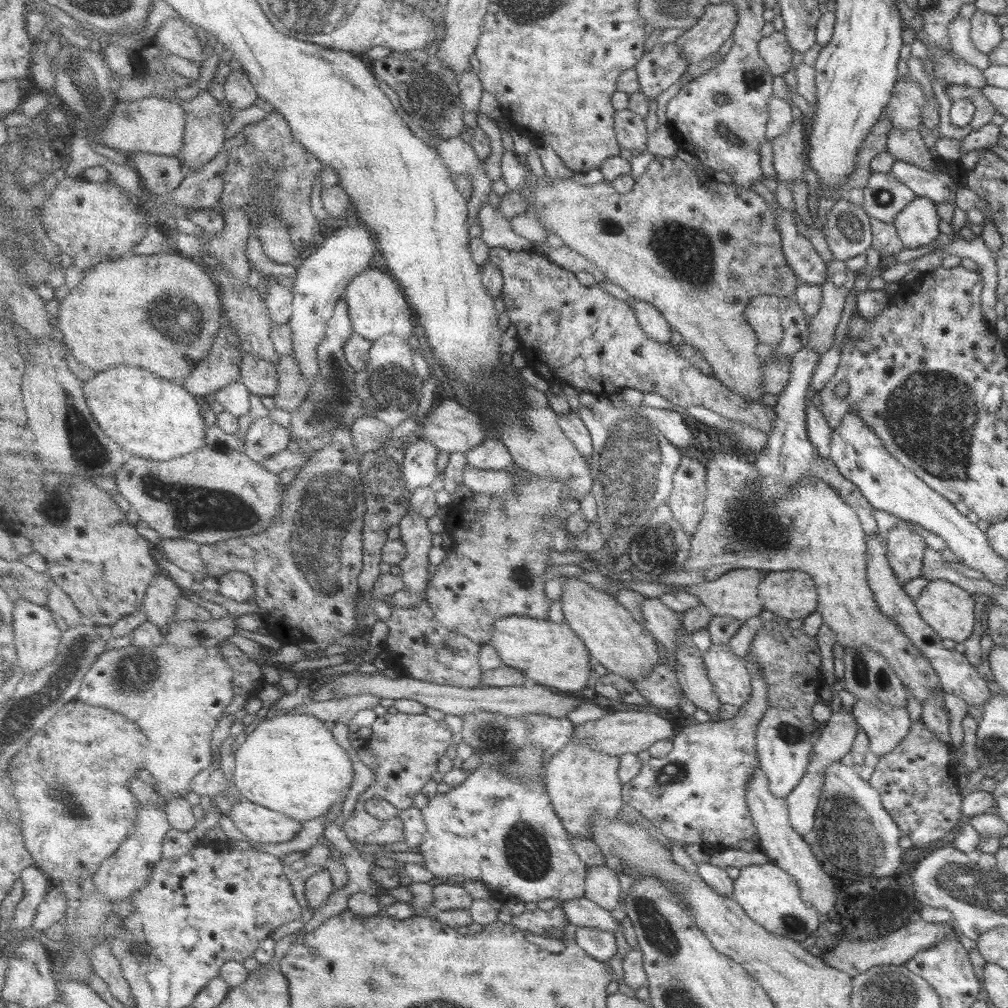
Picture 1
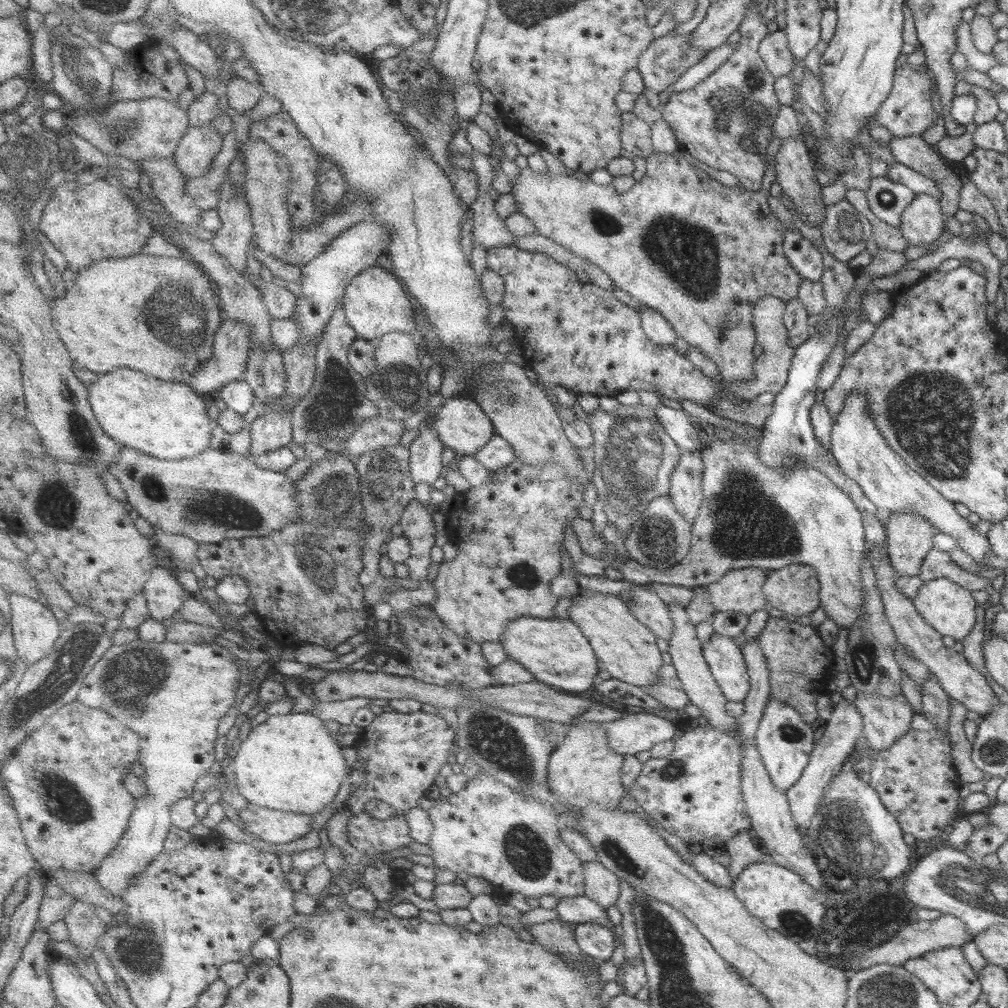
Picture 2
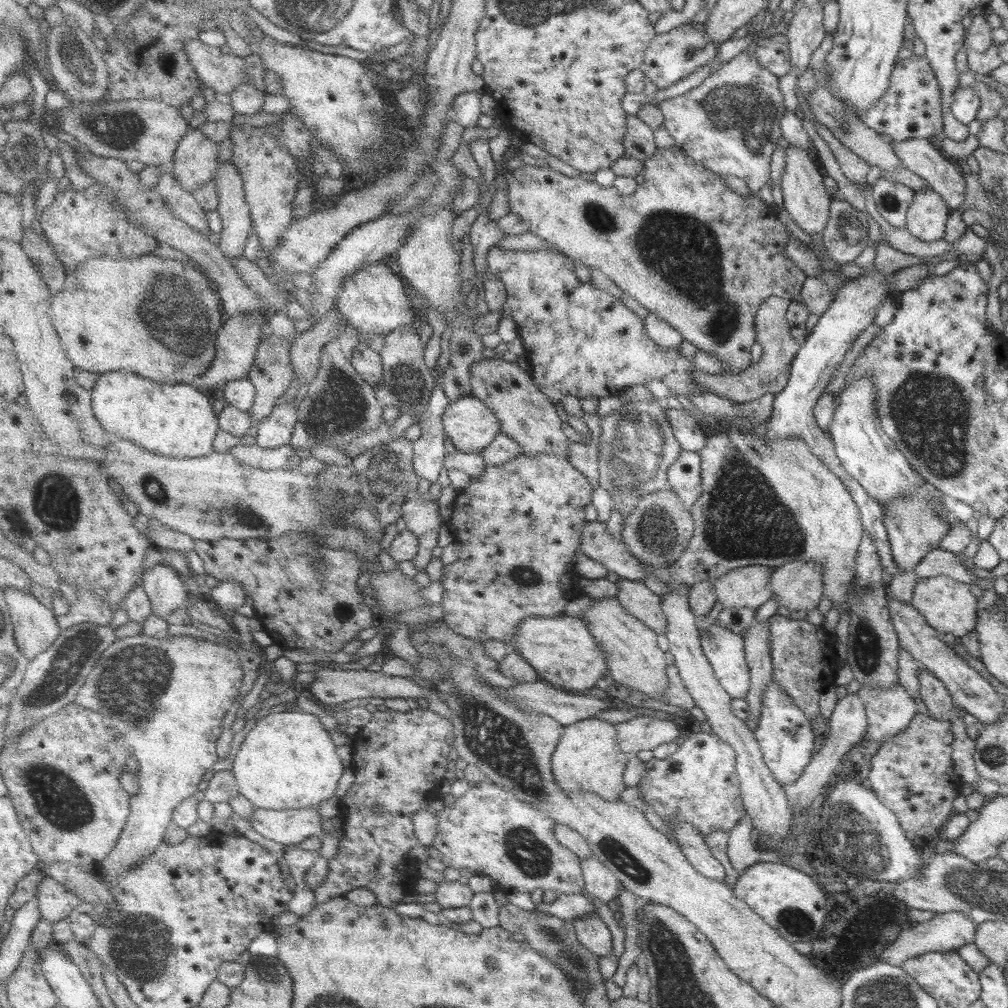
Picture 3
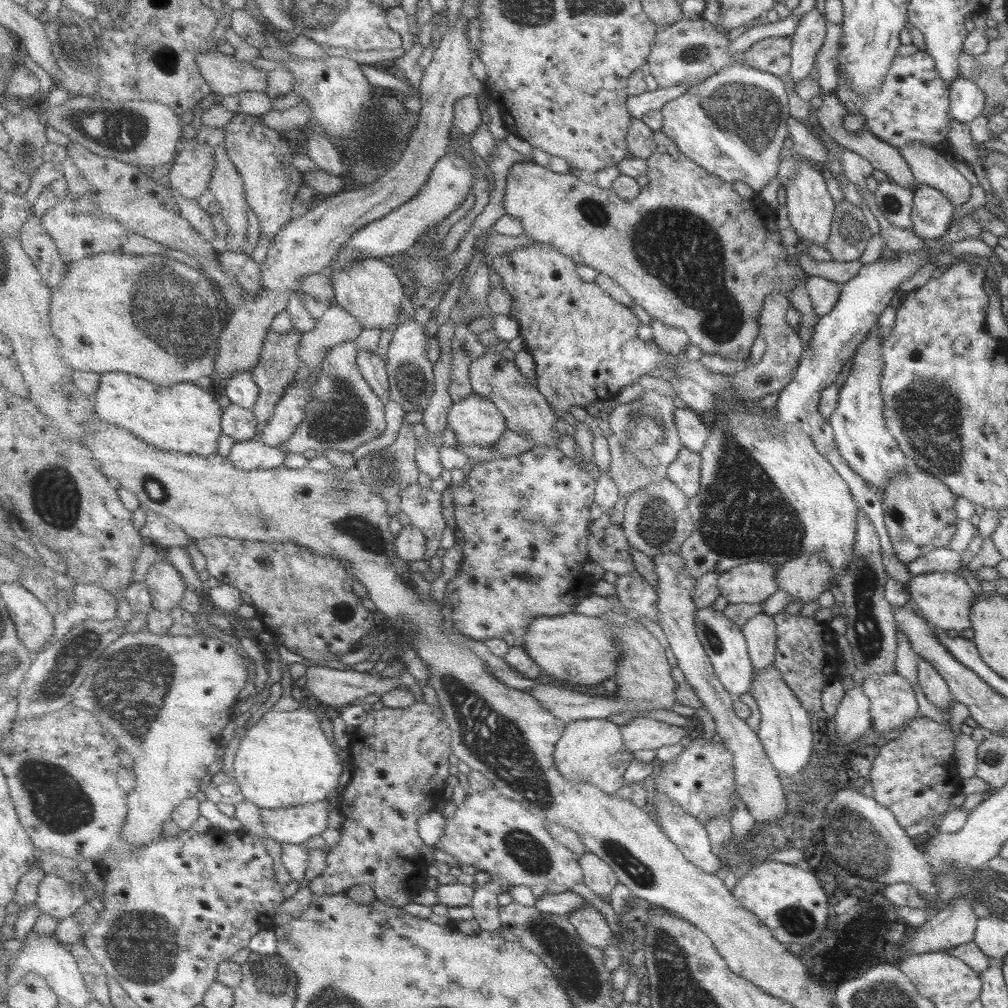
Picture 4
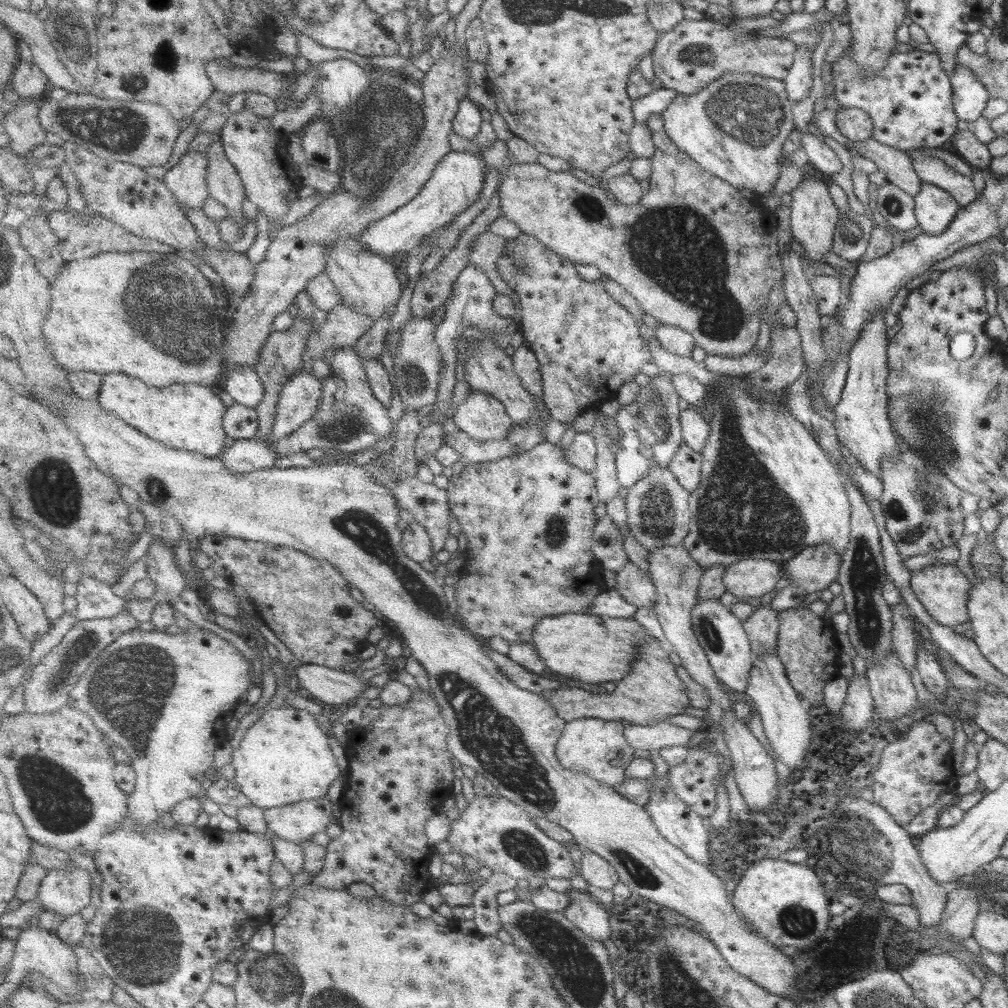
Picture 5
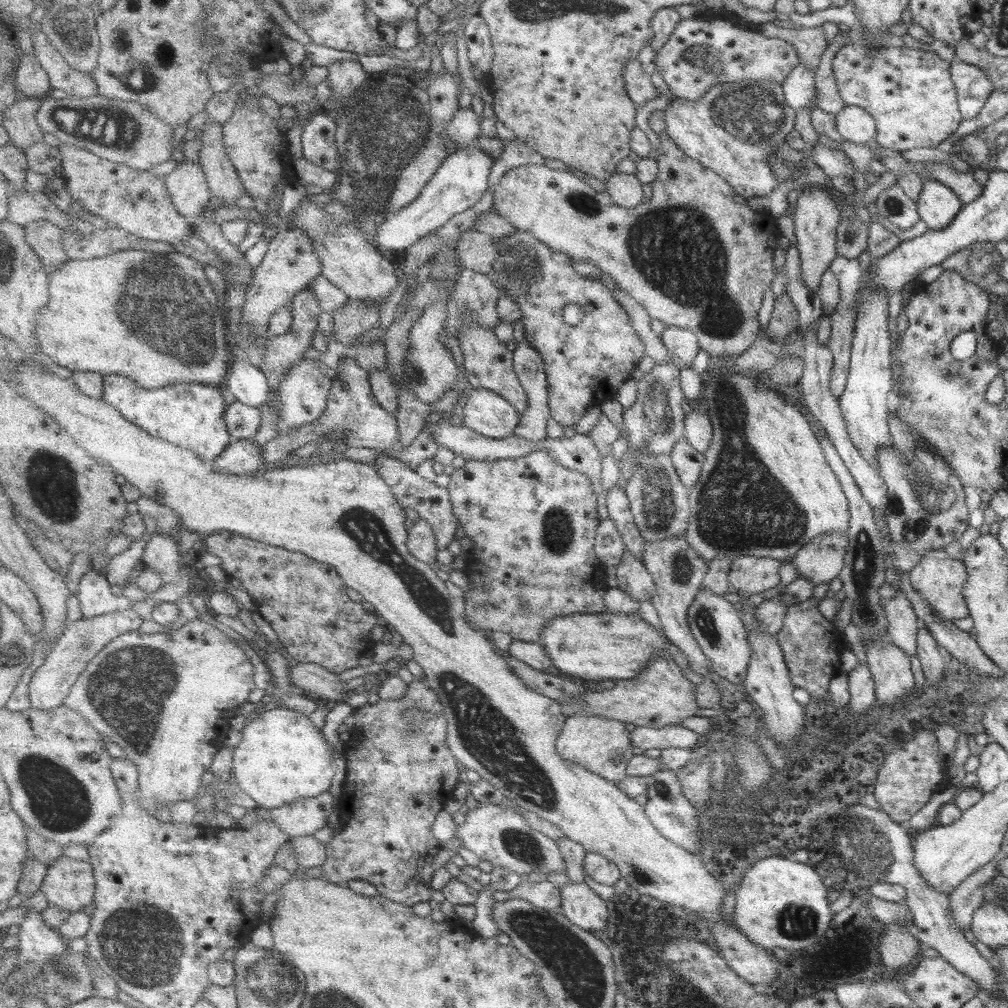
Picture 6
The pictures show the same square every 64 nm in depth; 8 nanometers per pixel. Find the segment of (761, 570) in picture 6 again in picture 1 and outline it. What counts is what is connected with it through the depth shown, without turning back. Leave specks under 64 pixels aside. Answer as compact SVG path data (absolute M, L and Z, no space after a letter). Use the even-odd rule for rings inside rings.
M737 569L724 573L714 581L701 583L698 586L686 586L686 590L696 594L698 603L704 604L712 615L732 616L744 623L749 618L758 617L765 610L764 604L759 600L759 585L763 578L758 570Z

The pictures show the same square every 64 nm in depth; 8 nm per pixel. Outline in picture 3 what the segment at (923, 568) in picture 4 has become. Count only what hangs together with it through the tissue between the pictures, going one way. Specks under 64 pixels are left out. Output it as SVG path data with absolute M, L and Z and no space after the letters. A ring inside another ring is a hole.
M940 547L926 554L922 561L912 570L919 579L930 579L936 576L948 576L961 584L968 586L976 585L977 576L964 568L957 554L952 554Z

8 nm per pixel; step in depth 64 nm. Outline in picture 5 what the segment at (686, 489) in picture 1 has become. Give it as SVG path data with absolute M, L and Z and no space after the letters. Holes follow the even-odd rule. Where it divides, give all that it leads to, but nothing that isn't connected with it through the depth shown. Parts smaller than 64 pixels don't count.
M688 444L682 445L676 458L672 460L671 468L675 472L676 478L690 493L696 492L702 481L703 462L701 452L694 450Z

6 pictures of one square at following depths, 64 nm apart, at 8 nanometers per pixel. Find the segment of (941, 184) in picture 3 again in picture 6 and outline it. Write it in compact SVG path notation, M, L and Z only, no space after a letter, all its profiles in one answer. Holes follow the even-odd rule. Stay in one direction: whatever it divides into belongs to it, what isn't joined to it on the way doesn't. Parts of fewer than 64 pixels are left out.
M929 162L926 166L928 169L925 170L925 176L950 188L962 205L976 200L982 193L983 186L975 181L973 172L958 171L944 163Z

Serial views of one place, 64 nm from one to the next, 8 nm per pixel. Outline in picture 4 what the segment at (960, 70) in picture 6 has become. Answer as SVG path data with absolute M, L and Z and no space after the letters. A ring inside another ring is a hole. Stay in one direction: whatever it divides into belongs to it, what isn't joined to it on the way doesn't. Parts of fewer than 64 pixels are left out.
M961 76L949 86L949 114L960 123L969 124L983 112L983 91Z

